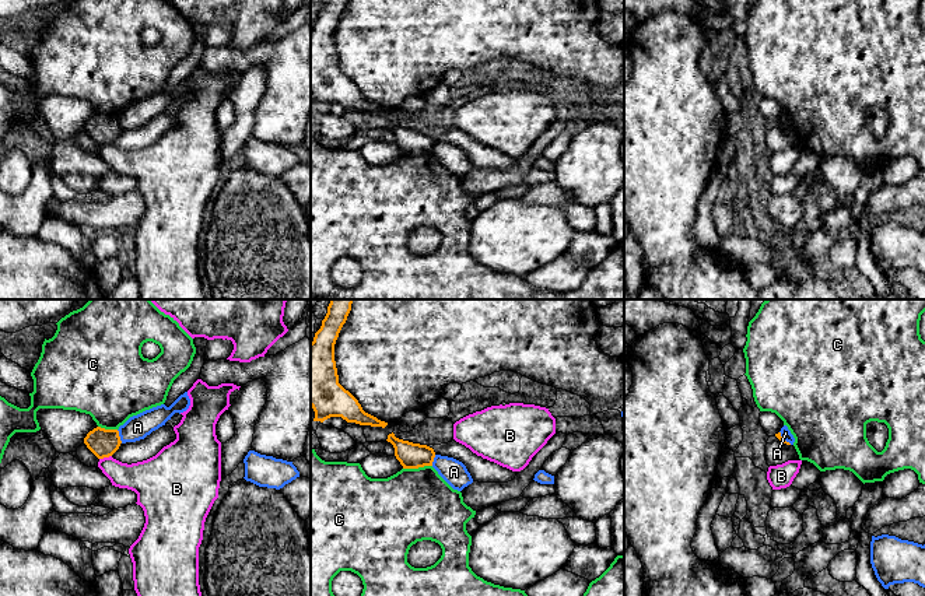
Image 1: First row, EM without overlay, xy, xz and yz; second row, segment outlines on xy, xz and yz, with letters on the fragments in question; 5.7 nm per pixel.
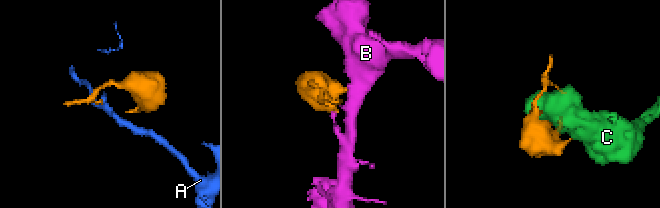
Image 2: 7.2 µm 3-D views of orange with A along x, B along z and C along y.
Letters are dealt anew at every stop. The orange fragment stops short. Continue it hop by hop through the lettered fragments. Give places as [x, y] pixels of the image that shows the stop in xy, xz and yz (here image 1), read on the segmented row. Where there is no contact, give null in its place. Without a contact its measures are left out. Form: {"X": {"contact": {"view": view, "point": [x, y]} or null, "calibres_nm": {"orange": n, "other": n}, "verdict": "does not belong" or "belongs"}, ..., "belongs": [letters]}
{"A": {"contact": {"view": "xy", "point": [119, 437]}, "calibres_nm": {"orange": 160, "other": 140}, "verdict": "does not belong"}, "B": {"contact": {"view": "xy", "point": [105, 456]}, "calibres_nm": {"orange": 160, "other": 190}, "verdict": "does not belong"}, "C": {"contact": {"view": "xz", "point": [417, 467]}, "calibres_nm": {"orange": 150, "other": 420}, "verdict": "does not belong"}, "belongs": []}

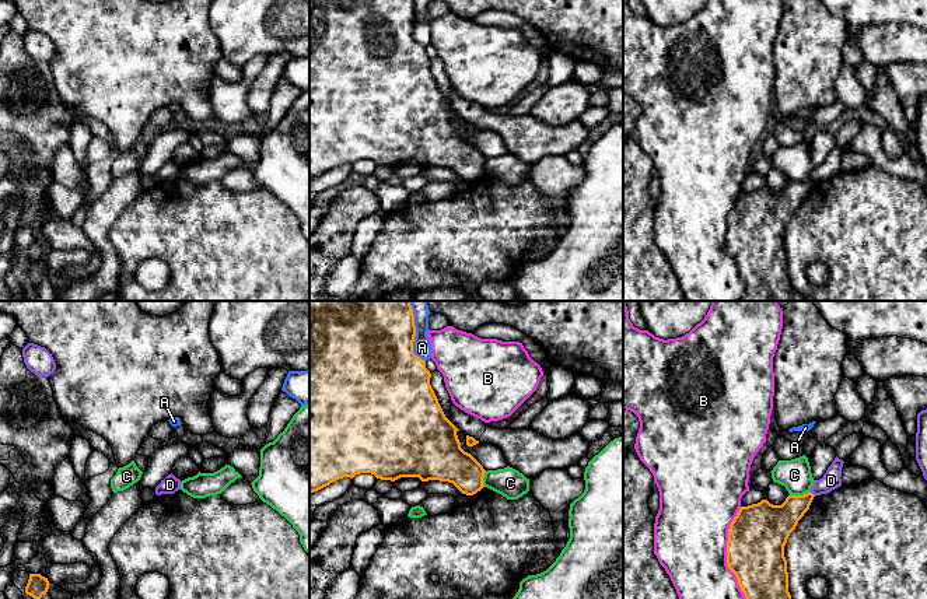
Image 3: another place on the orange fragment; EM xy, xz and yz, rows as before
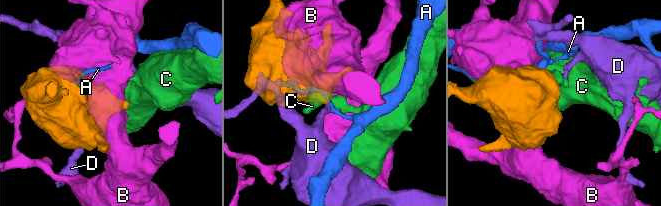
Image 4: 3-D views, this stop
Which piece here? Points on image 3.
{"A": {"contact": {"view": "xz", "point": [415, 332]}, "calibres_nm": {"orange": 500, "other": 100}, "verdict": "does not belong"}, "B": {"contact": {"view": "yz", "point": [727, 553]}, "calibres_nm": {"orange": 340, "other": 440}, "verdict": "does not belong"}, "C": {"contact": {"view": "yz", "point": [800, 496]}, "calibres_nm": {"orange": 260, "other": 180}, "verdict": "does not belong"}, "D": {"contact": {"view": "yz", "point": [812, 494]}, "calibres_nm": {"orange": 190, "other": 110}, "verdict": "does not belong"}, "belongs": []}

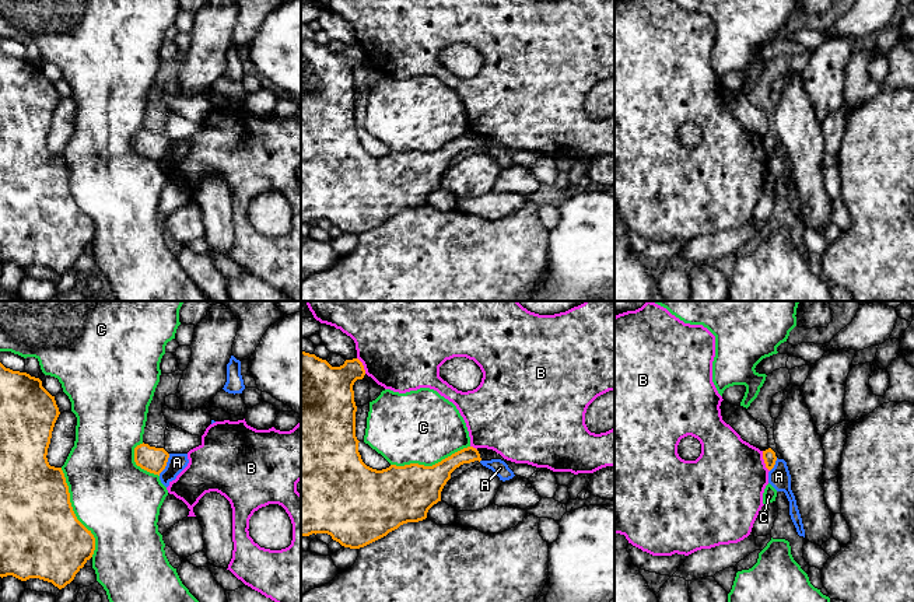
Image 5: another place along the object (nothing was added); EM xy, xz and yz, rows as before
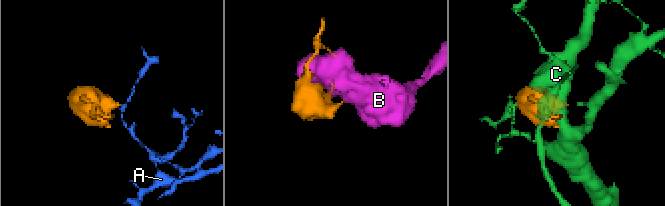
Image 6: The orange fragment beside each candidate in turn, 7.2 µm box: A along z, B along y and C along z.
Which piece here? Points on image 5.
{"A": {"contact": {"view": "xy", "point": [165, 465]}, "calibres_nm": {"orange": 150, "other": 110}, "verdict": "does not belong"}, "B": {"contact": {"view": "yz", "point": [764, 461]}, "calibres_nm": {"orange": 80, "other": 440}, "verdict": "does not belong"}, "C": {"contact": {"view": "xy", "point": [73, 513]}, "calibres_nm": {"orange": 460, "other": 460}, "verdict": "does not belong"}, "belongs": []}

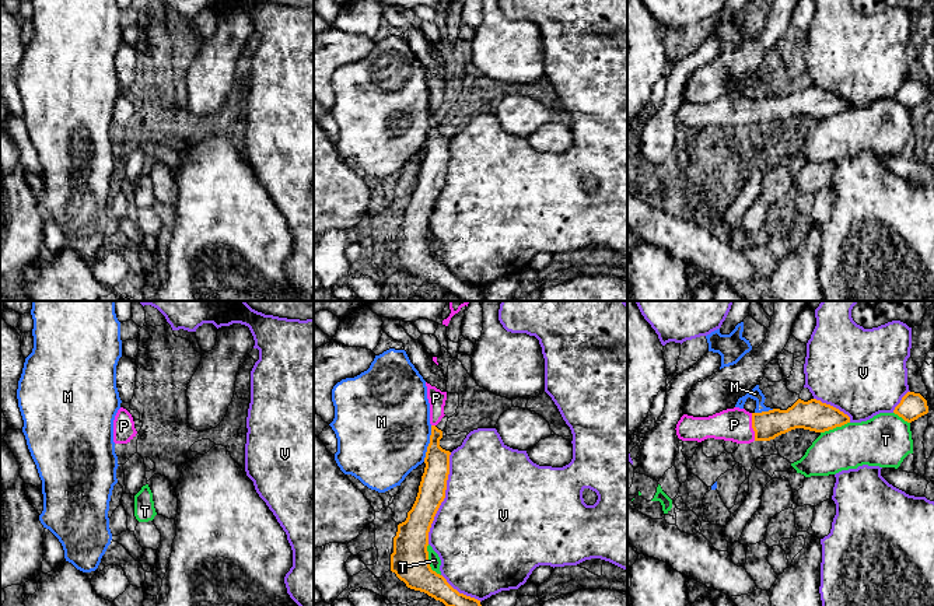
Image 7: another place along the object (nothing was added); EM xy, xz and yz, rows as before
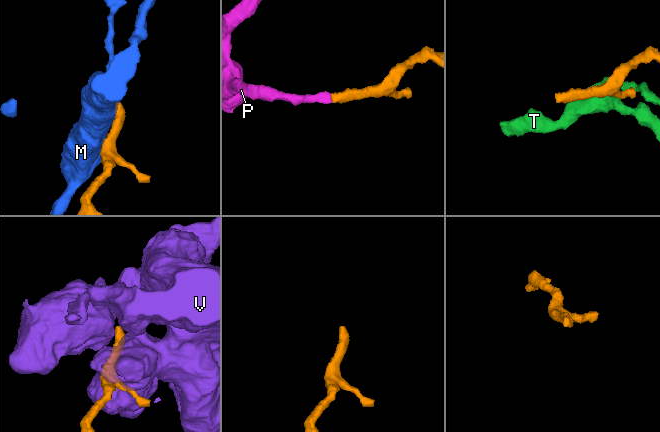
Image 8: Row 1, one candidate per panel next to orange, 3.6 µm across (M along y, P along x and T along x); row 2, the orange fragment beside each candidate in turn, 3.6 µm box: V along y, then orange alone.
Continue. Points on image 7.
{"M": {"contact": {"view": "xz", "point": [429, 444]}, "calibres_nm": {"orange": 150, "other": 500}, "verdict": "does not belong"}, "P": {"contact": {"view": "yz", "point": [752, 427]}, "calibres_nm": {"orange": 160, "other": 190}, "verdict": "belongs"}, "T": {"contact": {"view": "xz", "point": [429, 561]}, "calibres_nm": {"orange": 220, "other": 70}, "verdict": "does not belong"}, "V": {"contact": {"view": "xz", "point": [444, 497]}, "calibres_nm": {"orange": 160, "other": 500}, "verdict": "does not belong"}, "belongs": ["P"]}

